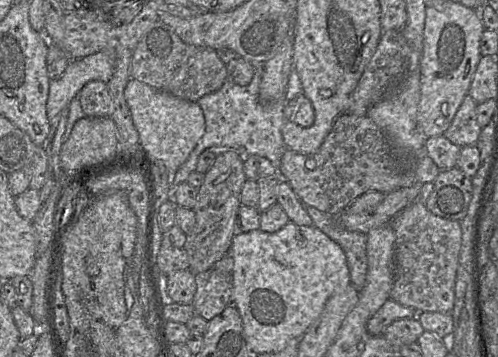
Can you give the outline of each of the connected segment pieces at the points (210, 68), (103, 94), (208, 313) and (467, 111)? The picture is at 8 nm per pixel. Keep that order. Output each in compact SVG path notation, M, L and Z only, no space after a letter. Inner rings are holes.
M157 20L134 50L130 76L173 96L197 102L201 97L219 90L228 77L228 71L216 50L183 42L170 26Z
M99 80L89 81L78 96L86 116L111 117L112 98L107 83Z
M214 267L195 274L196 292L192 305L197 314L207 321L232 304L233 271L222 273Z
M467 94L443 136L459 147L476 145L482 129L477 122L476 106L477 103Z

